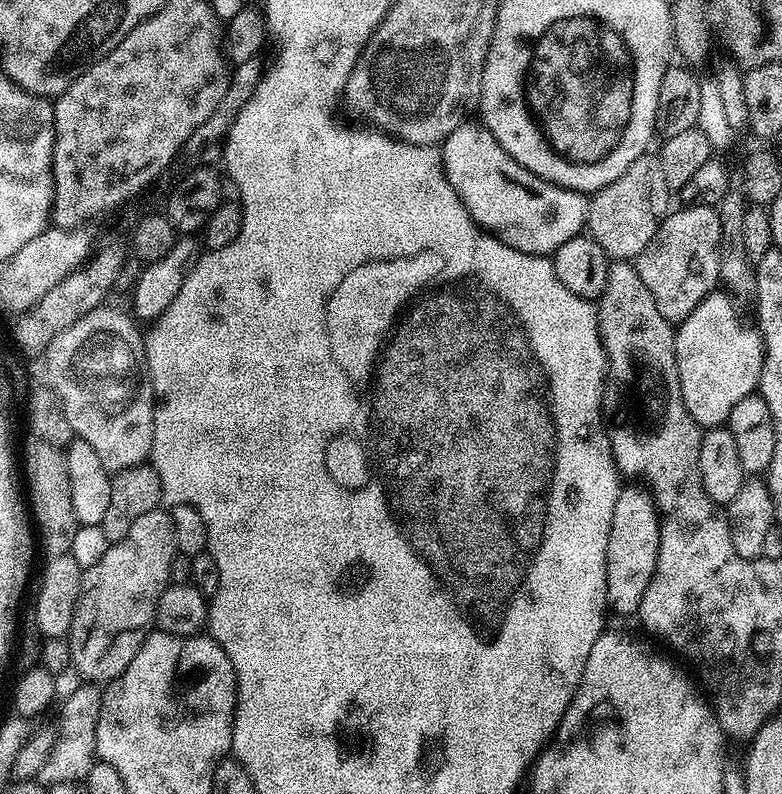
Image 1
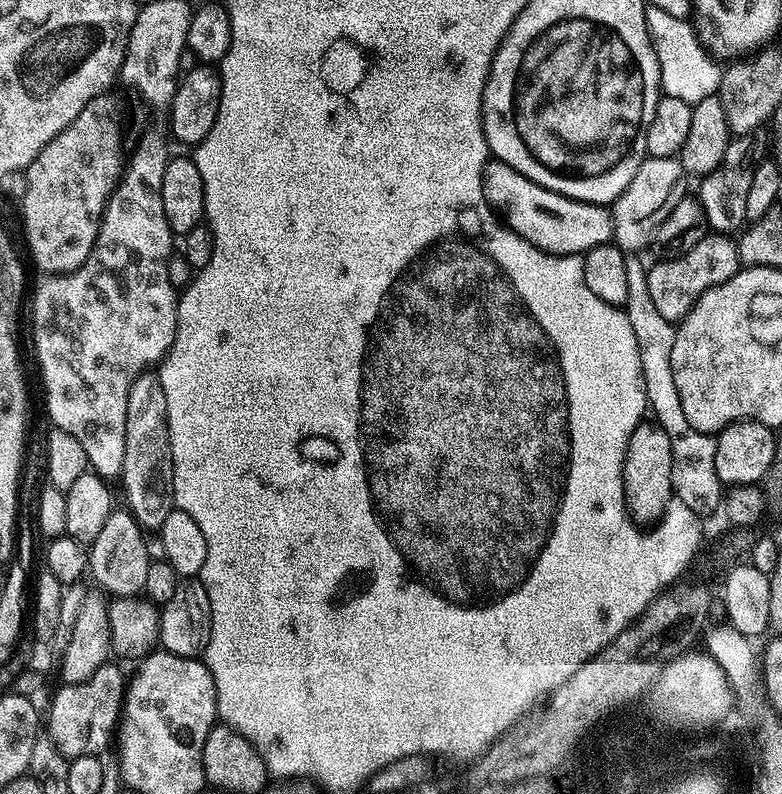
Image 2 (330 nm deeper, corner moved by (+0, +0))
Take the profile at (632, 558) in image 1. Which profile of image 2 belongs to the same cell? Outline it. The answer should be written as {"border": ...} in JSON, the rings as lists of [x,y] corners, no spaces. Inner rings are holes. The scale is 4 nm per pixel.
{"border":[[[642,422],[630,434],[628,449],[624,451],[624,501],[628,514],[641,526],[651,525],[663,516],[672,499],[670,438],[660,424]]]}

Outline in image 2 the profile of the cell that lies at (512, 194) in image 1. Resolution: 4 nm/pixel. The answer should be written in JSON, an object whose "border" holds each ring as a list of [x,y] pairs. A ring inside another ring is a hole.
{"border":[[[489,159],[488,165],[484,167],[484,193],[488,199],[488,205],[498,213],[505,225],[543,252],[552,252],[556,256],[575,256],[612,240],[612,214],[605,205],[572,200],[546,186],[538,186],[538,182],[526,178],[526,174],[514,170],[514,166],[501,160]]]}

